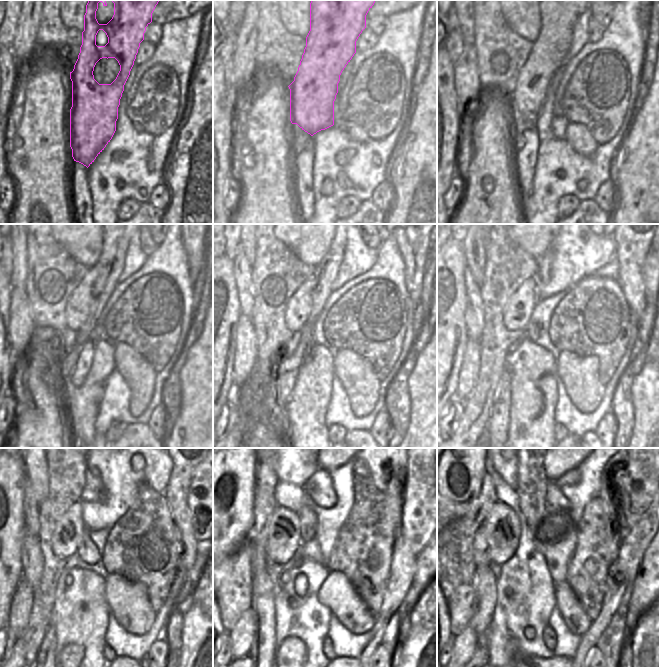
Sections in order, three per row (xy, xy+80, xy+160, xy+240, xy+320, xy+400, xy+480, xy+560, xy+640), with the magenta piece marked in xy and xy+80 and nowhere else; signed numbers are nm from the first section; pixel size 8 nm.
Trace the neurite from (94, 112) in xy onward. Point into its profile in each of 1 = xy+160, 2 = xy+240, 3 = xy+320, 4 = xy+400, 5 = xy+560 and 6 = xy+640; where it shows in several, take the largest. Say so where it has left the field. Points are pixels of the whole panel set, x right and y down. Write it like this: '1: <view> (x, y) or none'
1: xy+160 (557, 20)
2: xy+240 (87, 301)
3: xy+320 (304, 306)
4: xy+400 (516, 314)
5: xy+560 (283, 525)
6: xy+640 (501, 527)

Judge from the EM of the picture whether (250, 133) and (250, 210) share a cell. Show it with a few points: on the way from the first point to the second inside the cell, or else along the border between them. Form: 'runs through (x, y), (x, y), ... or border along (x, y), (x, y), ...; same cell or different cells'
runs through (259, 152), (259, 191); same cell

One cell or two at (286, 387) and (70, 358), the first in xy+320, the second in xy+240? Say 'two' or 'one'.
one

